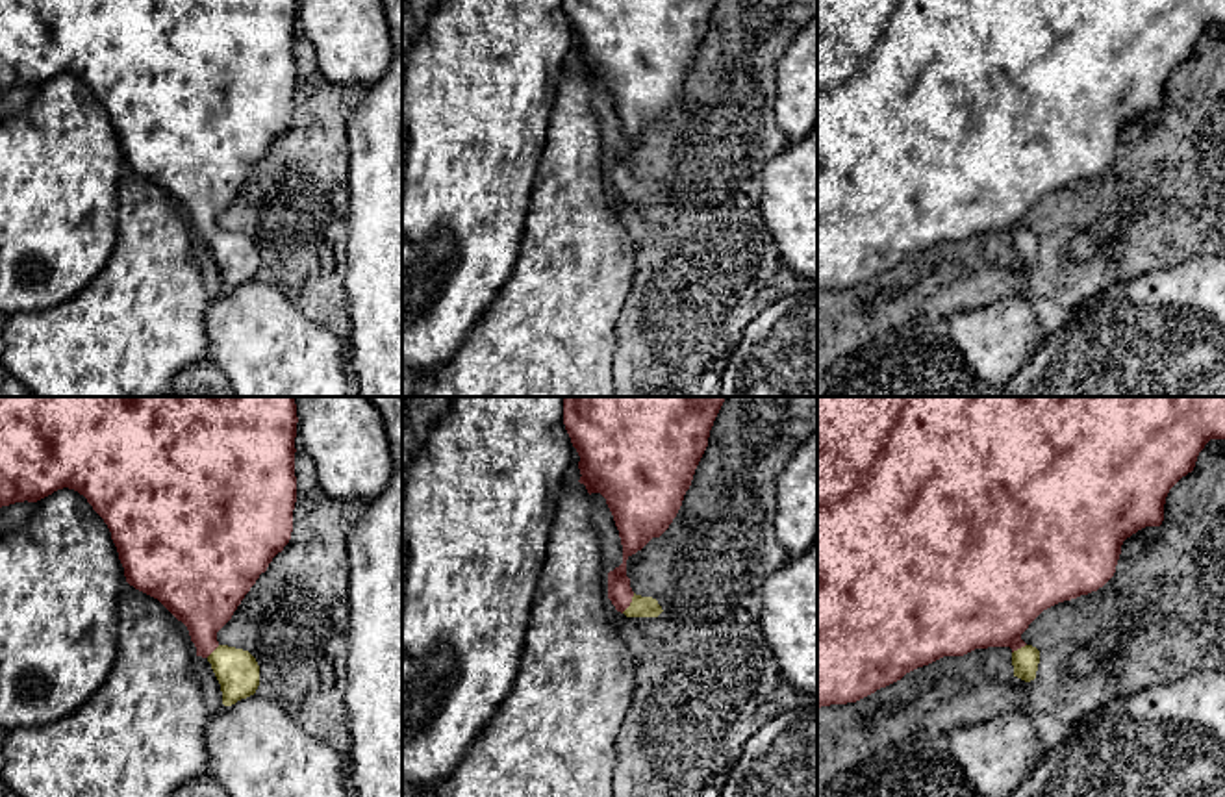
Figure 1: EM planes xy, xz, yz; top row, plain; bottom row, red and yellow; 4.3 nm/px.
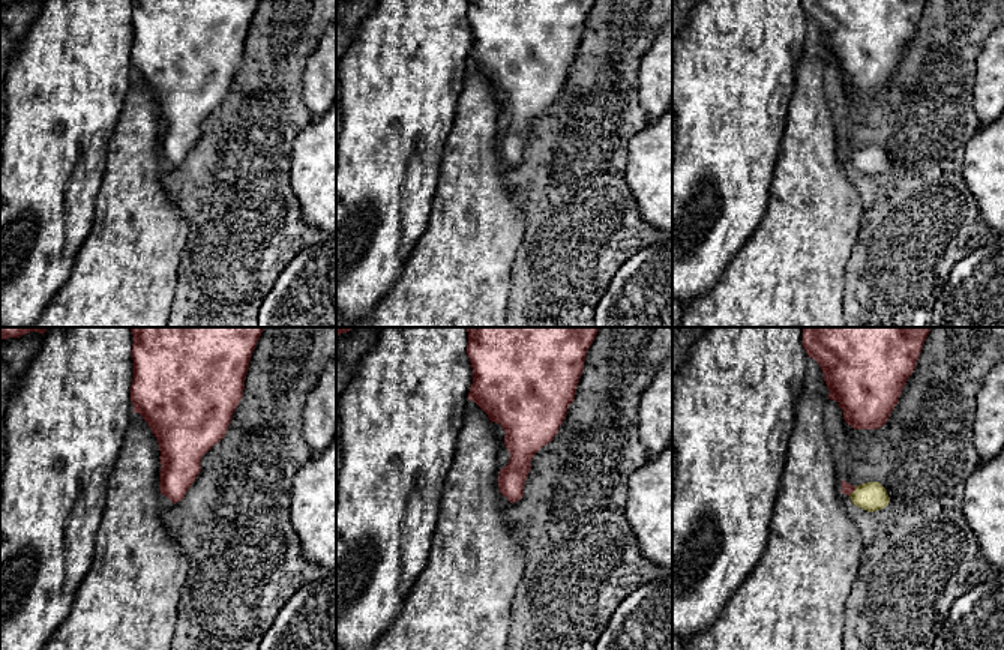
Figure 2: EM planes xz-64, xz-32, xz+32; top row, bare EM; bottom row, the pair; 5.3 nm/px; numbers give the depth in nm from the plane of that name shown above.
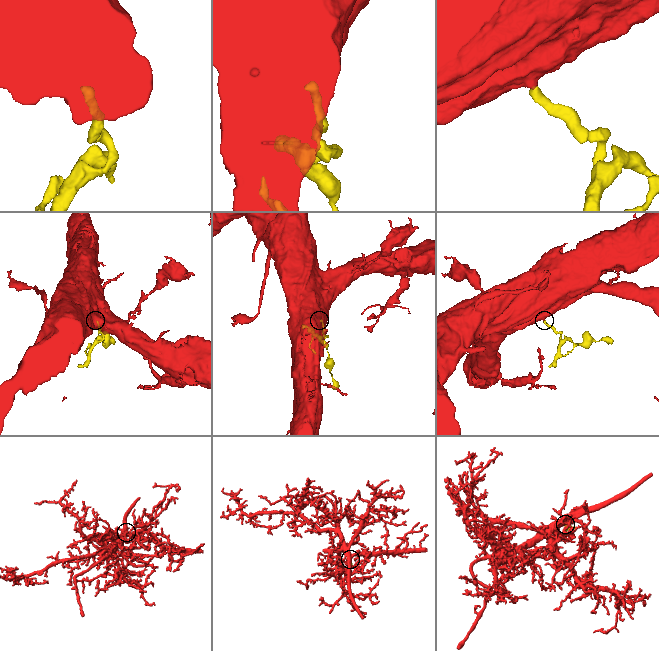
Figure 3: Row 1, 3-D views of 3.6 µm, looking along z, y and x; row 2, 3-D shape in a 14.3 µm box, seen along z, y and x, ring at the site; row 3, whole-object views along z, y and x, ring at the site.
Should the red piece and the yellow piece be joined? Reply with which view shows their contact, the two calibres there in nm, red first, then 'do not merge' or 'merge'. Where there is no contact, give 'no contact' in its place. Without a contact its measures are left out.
xz | 110/100 nm | merge

